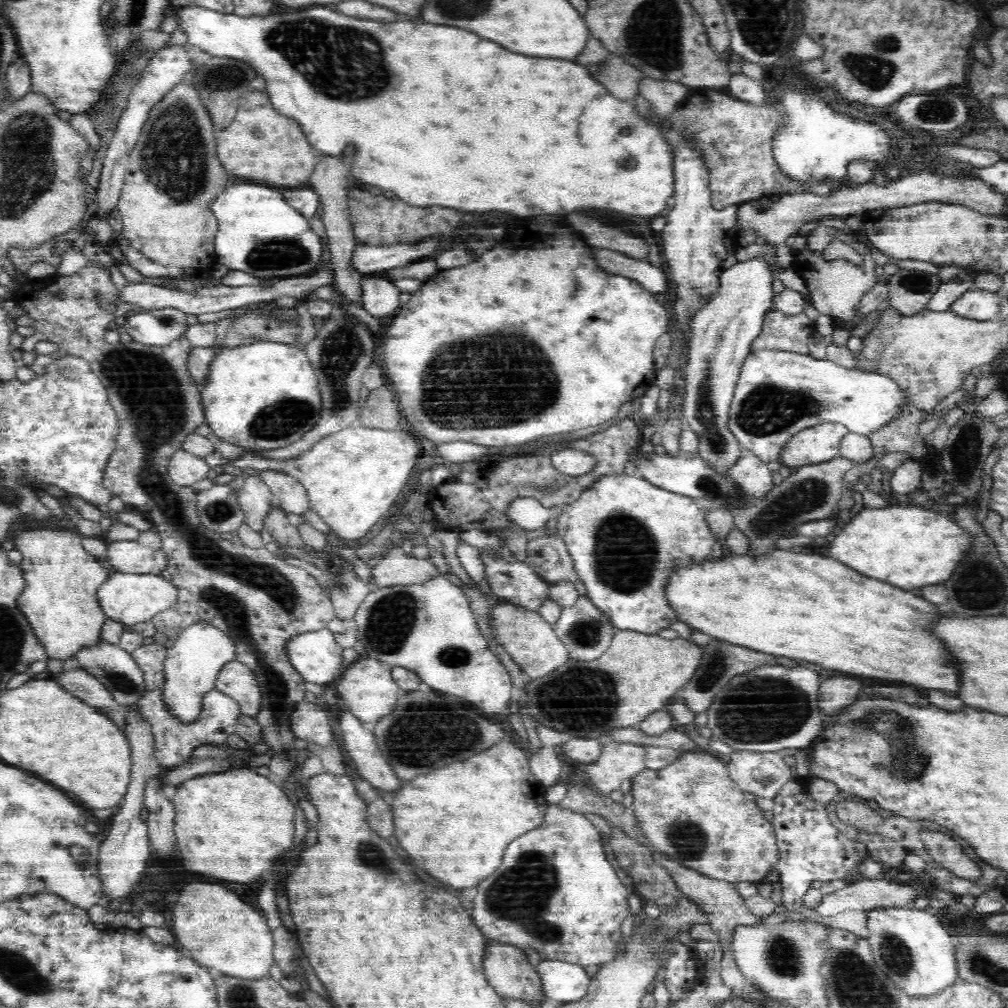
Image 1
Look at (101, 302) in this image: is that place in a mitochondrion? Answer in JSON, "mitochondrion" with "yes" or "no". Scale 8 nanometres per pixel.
{"mitochondrion":"no"}

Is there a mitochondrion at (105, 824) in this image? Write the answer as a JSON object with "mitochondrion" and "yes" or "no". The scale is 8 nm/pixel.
{"mitochondrion":"no"}

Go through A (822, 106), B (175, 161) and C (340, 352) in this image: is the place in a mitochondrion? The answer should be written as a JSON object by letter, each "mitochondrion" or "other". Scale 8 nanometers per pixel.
{"A":"other","B":"mitochondrion","C":"mitochondrion"}

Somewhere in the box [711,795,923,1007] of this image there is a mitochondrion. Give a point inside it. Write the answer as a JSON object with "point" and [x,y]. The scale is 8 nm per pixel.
{"point":[783,958]}

